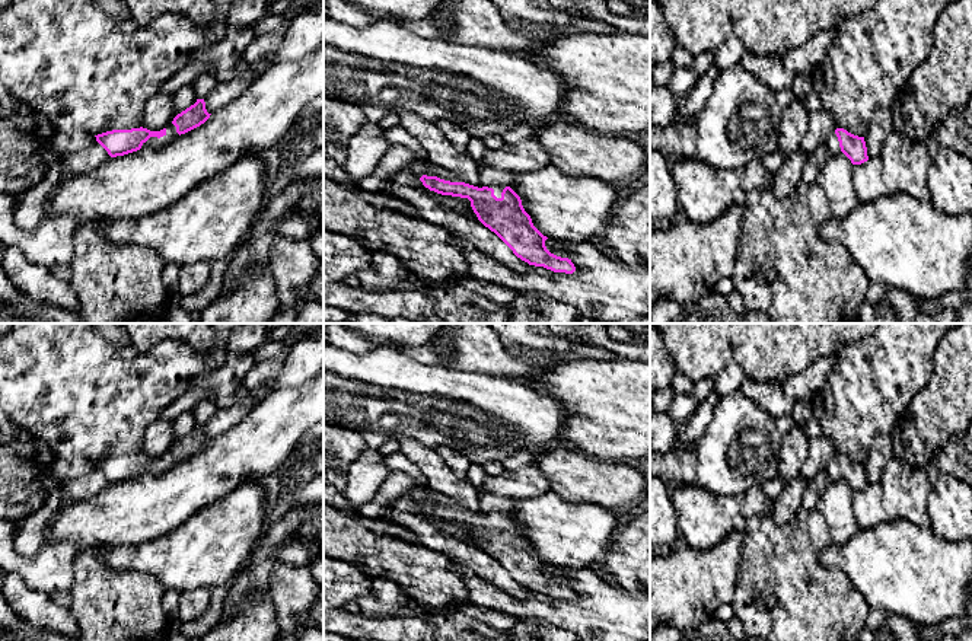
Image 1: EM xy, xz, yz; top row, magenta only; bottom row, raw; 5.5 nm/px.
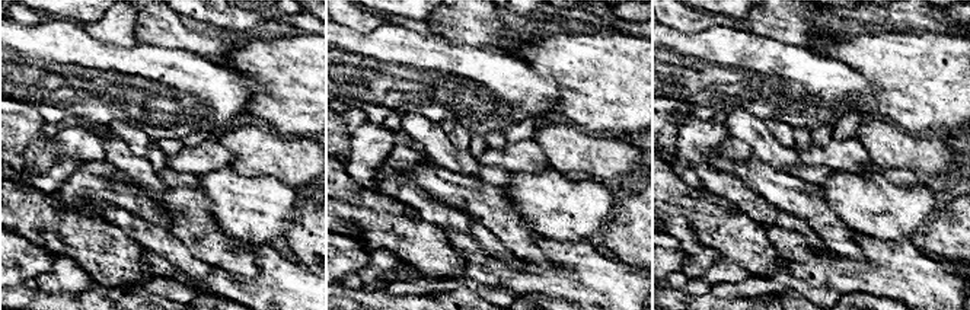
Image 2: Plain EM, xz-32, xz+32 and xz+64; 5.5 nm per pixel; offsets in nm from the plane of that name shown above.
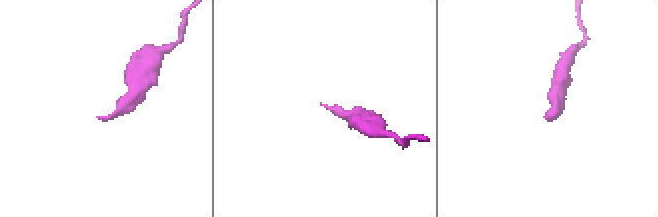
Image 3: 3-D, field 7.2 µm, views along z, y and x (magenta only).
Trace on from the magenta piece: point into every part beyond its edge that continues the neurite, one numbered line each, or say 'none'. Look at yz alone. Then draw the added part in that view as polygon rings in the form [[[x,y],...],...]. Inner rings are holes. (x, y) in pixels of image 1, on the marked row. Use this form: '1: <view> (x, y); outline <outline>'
1: yz (832, 144); outline [[[835,133],[828,137],[825,146],[826,146],[829,154],[835,154],[835,153],[841,152],[839,141],[838,141],[838,137]]]

